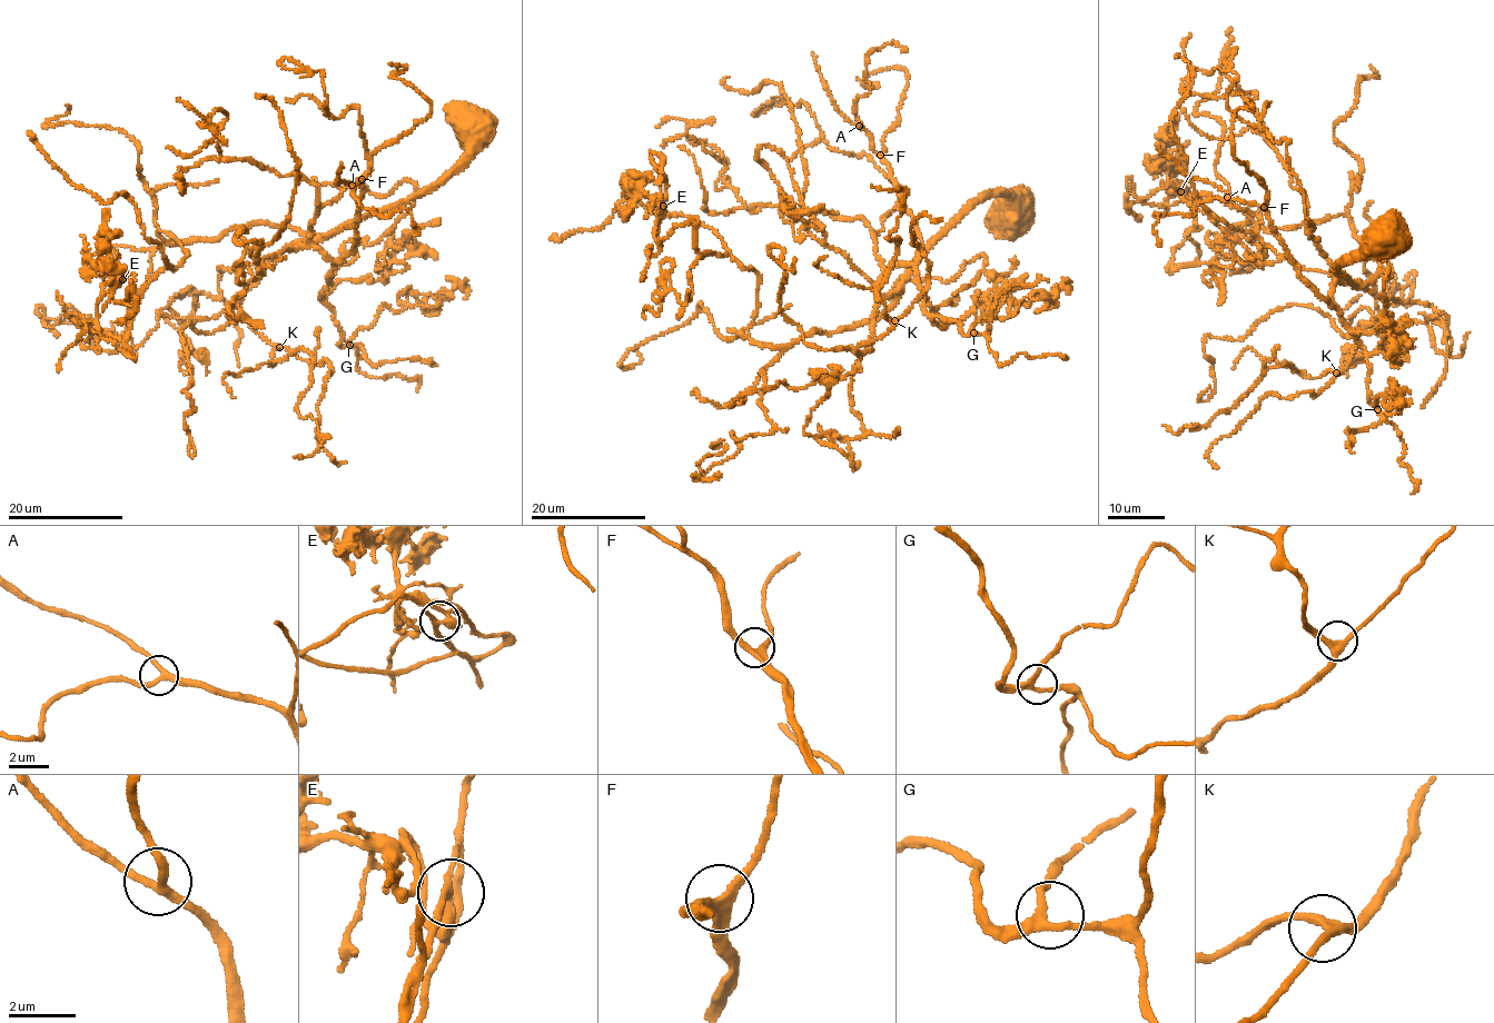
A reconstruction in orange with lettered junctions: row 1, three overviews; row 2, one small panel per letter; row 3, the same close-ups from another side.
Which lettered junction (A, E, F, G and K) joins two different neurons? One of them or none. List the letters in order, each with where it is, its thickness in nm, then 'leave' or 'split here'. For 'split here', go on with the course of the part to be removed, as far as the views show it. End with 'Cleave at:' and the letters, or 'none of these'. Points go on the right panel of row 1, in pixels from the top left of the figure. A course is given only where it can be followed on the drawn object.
A: place (1227, 197); calibre 260 nm; leave
E: place (1180, 191); calibre 280 nm; leave
F: place (1264, 207); calibre 300 nm; leave
G: place (1377, 409); calibre 240 nm; leave
K: place (1336, 373); calibre 280 nm; leave
Cleave at: none of these

